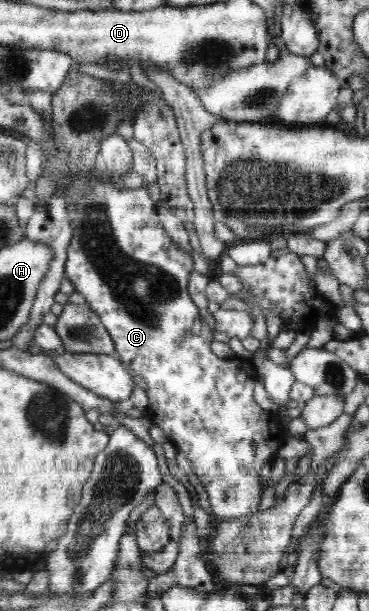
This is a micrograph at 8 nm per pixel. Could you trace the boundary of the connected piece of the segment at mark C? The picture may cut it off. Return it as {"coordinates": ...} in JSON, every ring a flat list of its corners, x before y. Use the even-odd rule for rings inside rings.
{"coordinates":[[86,168,70,172,53,185,53,193,68,193,66,214,72,221,65,276,101,318,113,339,115,355,124,363,124,368,144,378,148,386,148,408,154,413,152,421,166,433,177,450,188,457,208,493,214,519,250,516,258,512,261,502,262,466,271,461,283,445,284,431,278,421,271,421,270,412,256,403,252,395,255,379,244,371,240,359,220,358,212,353,212,331,200,317,199,308,187,289,193,271,191,254,178,247,164,231,147,186,125,188,120,180,111,178,107,170,99,180,95,176,99,170]]}

